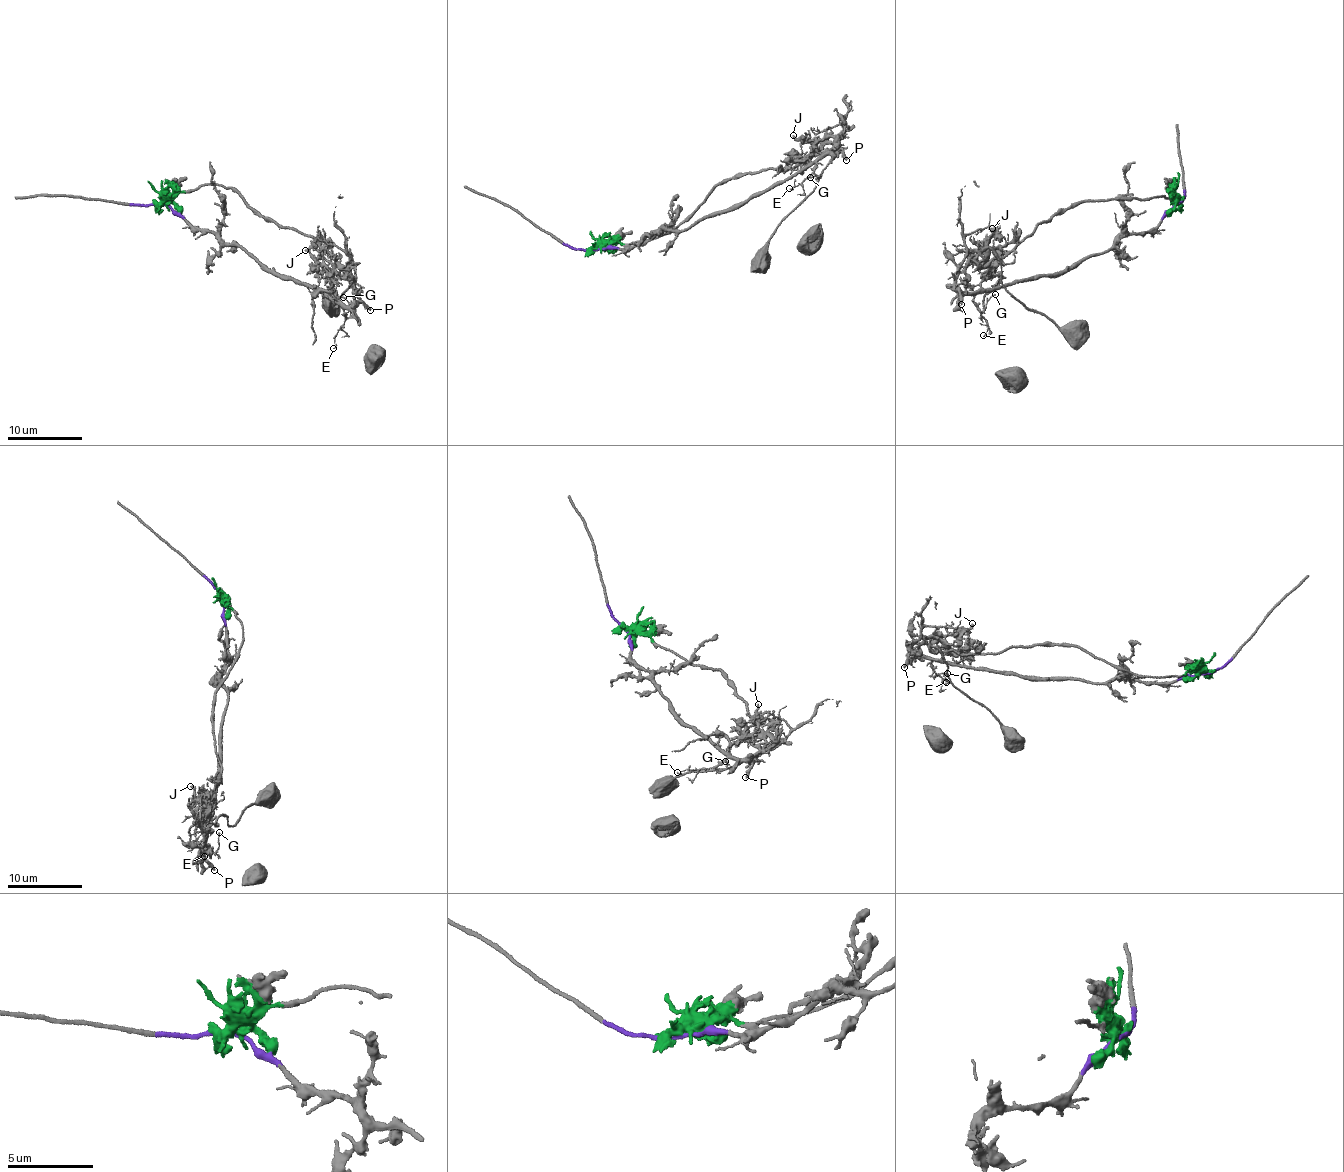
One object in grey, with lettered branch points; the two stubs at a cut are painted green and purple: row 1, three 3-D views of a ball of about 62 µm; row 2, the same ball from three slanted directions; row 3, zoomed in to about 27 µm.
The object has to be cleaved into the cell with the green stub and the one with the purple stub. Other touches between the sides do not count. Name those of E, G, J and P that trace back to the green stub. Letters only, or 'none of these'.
J

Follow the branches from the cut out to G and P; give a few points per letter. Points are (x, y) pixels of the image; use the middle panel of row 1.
G: (593, 250), (632, 248), (663, 231), (688, 230), (708, 216), (738, 209), (815, 163), (819, 176), (810, 177)
P: (593, 250), (632, 248), (645, 245), (662, 231), (688, 230), (708, 216), (738, 209), (836, 149), (846, 160)

